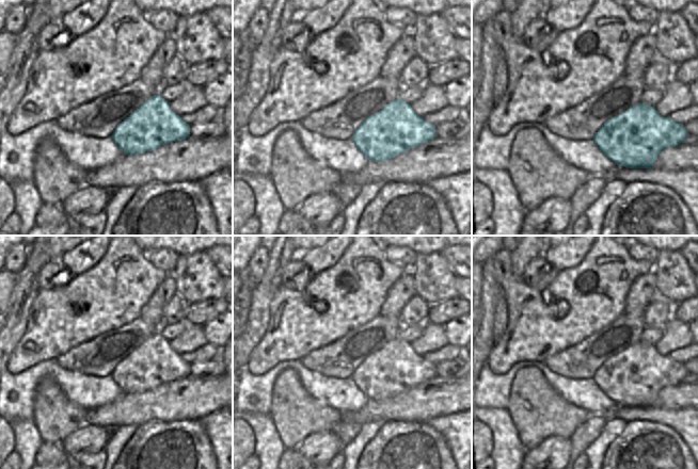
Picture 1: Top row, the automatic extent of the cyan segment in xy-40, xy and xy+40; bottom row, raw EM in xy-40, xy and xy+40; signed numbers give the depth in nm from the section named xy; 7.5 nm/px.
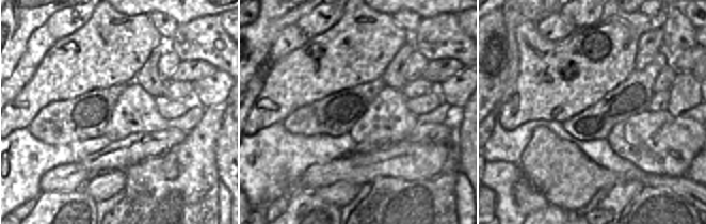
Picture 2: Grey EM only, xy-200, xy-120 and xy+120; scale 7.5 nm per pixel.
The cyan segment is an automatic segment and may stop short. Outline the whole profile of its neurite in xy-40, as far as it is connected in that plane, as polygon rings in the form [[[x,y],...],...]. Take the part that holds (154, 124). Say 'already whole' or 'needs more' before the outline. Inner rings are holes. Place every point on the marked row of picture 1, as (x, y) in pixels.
already whole | [[[159,94],[143,102],[117,125],[111,138],[127,156],[153,151],[168,143],[190,136],[190,126],[181,120]]]

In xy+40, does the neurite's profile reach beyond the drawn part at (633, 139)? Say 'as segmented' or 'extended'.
as segmented

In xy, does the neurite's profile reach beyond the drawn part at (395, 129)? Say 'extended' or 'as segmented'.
as segmented

